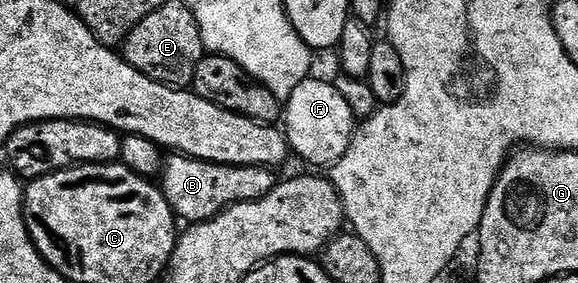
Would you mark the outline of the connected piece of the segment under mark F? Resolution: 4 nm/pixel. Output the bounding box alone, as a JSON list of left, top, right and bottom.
[282,77,358,169]

